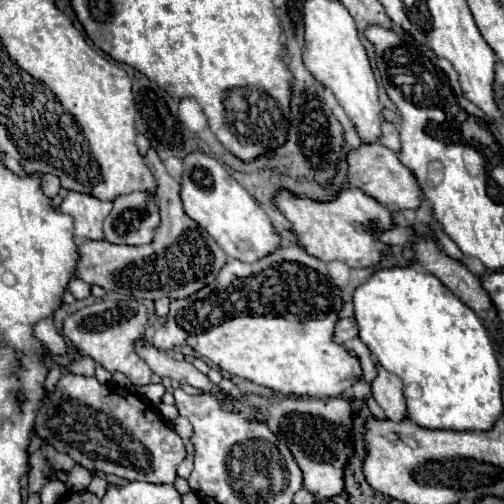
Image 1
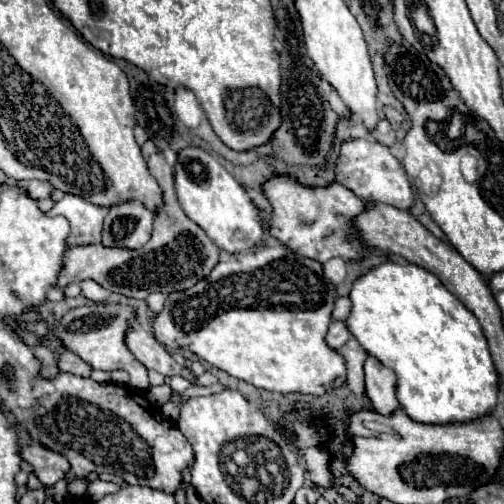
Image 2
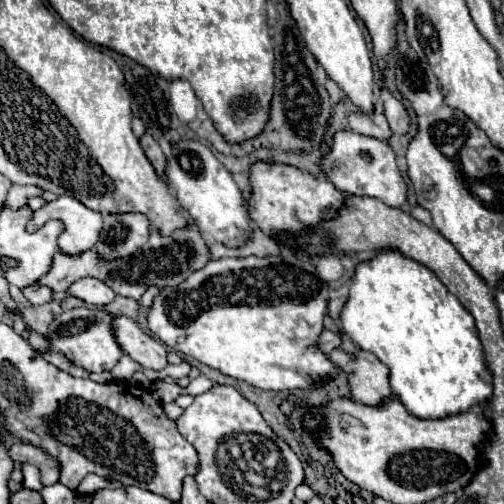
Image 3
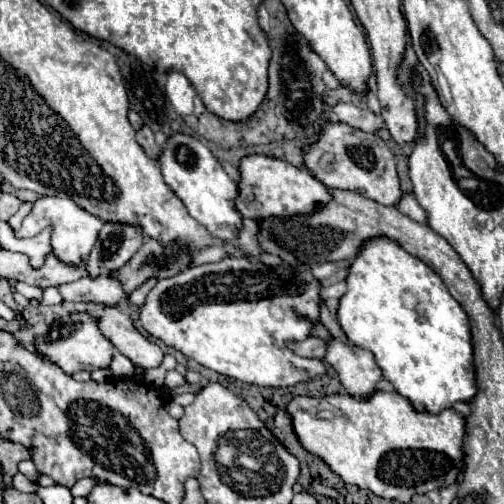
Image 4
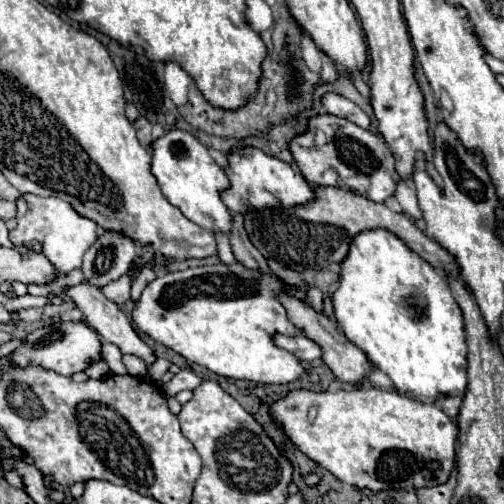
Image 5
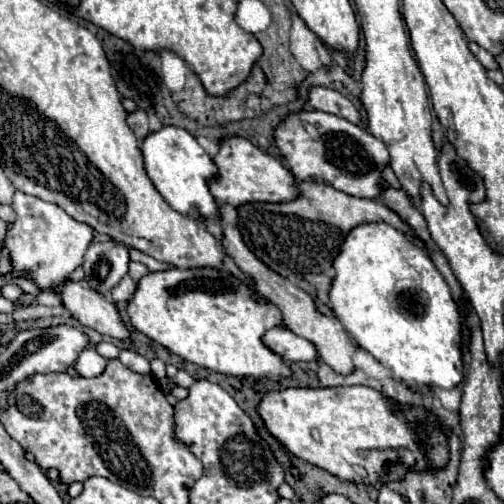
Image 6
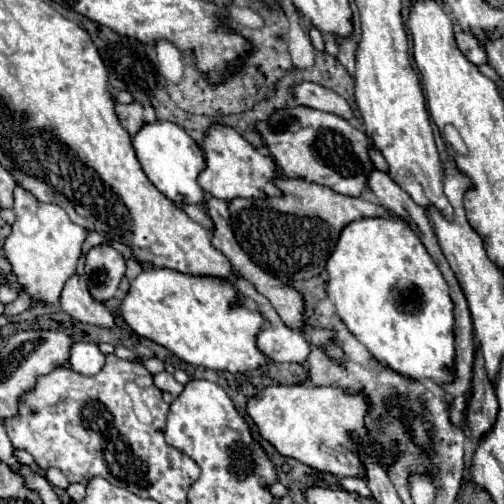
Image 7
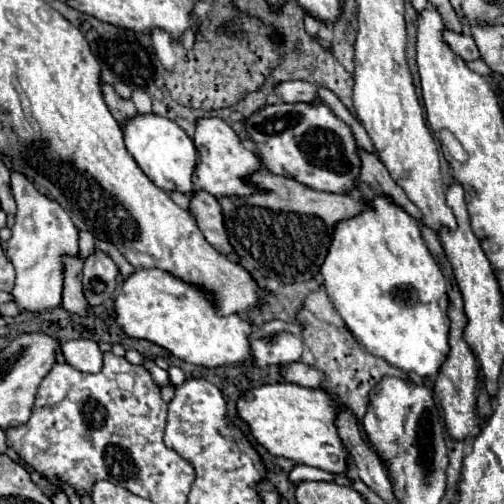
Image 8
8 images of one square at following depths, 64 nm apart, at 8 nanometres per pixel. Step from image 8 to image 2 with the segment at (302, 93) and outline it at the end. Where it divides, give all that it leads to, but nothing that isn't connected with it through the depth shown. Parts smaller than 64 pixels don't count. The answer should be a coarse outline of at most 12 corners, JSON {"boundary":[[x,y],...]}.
{"boundary":[[386,118],[370,130],[374,140],[394,146],[396,132]]}

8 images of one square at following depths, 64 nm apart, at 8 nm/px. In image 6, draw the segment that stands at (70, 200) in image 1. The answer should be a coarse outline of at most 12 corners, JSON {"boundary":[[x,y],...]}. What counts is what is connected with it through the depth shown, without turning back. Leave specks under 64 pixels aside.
{"boundary":[[14,194],[12,266],[58,292],[94,230],[60,206]]}

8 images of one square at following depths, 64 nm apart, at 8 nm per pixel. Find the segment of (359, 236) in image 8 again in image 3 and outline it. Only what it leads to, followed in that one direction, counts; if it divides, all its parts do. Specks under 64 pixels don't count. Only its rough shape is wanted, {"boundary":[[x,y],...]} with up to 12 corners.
{"boundary":[[394,248],[340,326],[418,418],[492,396],[472,314]]}

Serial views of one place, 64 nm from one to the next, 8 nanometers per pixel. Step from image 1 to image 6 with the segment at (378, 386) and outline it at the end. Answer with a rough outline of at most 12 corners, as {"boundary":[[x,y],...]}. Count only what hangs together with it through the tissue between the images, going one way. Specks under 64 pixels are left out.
{"boundary":[[220,204],[222,246],[284,324],[340,374],[354,342],[308,292],[260,264],[240,240],[236,210]]}

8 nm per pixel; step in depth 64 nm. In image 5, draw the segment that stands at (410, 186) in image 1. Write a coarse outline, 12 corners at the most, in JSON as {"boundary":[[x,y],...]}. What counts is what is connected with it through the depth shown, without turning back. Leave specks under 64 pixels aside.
{"boundary":[[332,114],[288,142],[302,176],[374,202],[394,194],[384,138]]}

